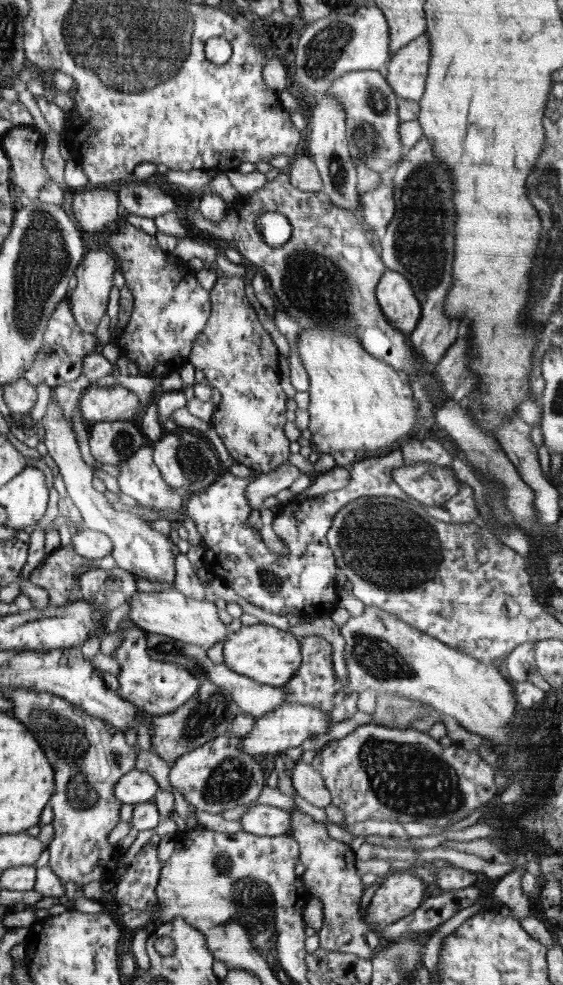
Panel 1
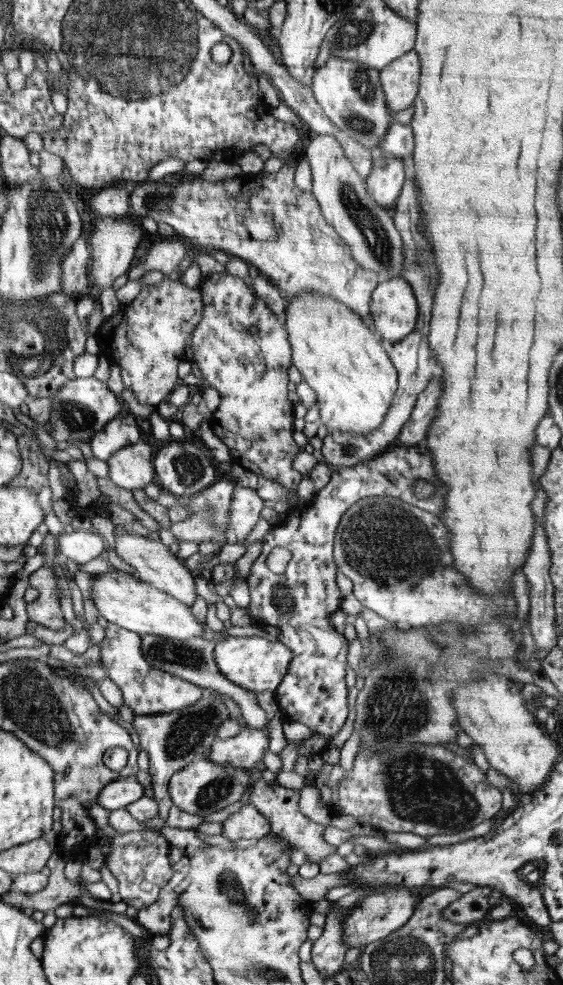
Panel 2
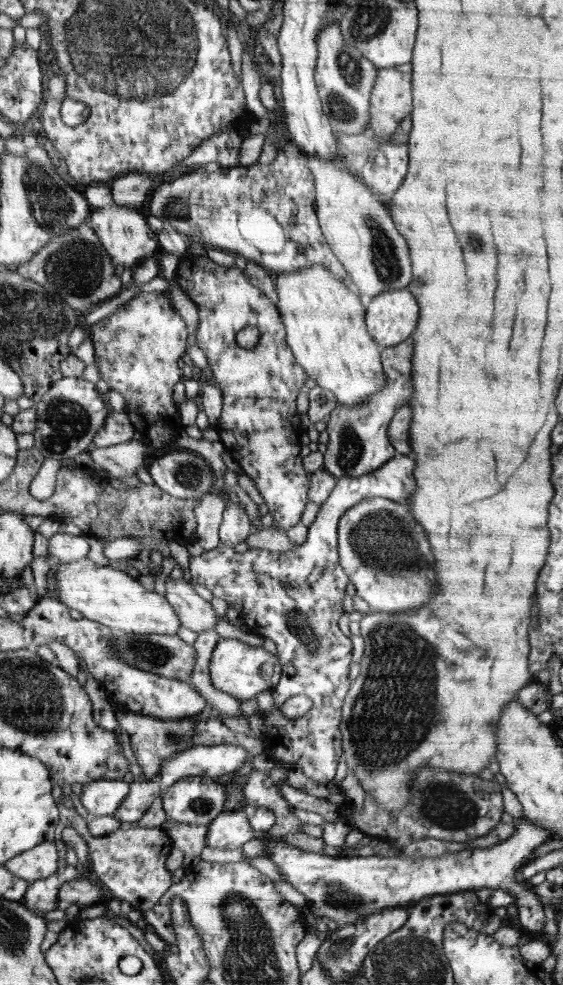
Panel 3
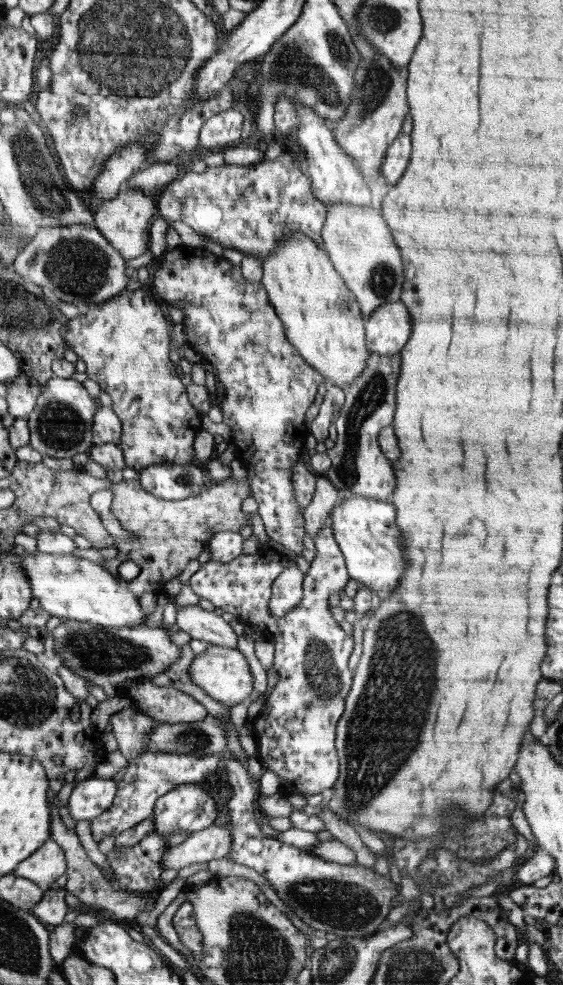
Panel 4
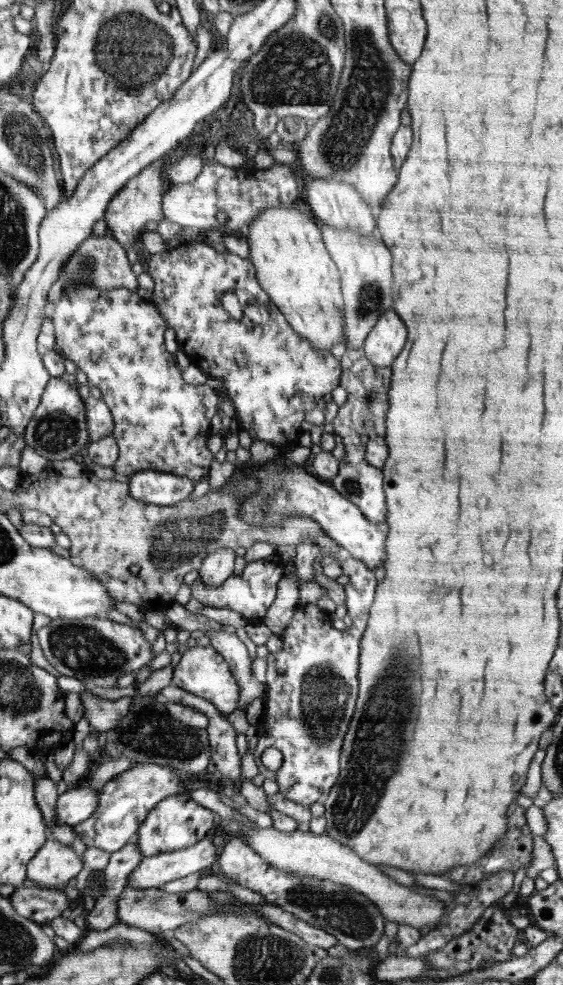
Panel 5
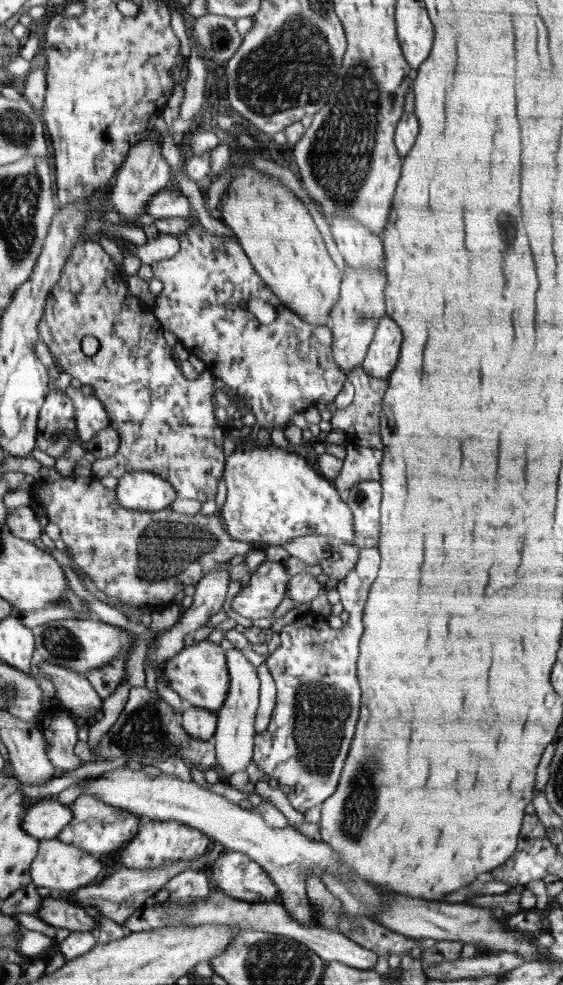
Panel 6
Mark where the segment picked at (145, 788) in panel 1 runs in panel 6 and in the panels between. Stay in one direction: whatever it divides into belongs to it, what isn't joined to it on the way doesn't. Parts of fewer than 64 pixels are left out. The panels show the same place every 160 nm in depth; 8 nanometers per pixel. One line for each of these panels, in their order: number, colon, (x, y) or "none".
2: (117, 794)
3: (102, 797)
4: (91, 797)
5: (74, 806)
6: (46, 819)

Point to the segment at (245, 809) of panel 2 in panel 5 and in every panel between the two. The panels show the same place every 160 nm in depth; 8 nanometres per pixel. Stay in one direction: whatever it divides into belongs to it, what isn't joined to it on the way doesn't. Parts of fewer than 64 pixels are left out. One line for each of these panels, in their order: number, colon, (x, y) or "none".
3: (230, 830)
4: (213, 843)
5: (152, 873)

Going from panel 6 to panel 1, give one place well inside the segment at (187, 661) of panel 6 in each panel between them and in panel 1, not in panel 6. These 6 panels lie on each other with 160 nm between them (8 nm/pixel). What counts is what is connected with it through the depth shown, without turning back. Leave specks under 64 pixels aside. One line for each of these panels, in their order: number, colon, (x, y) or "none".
1: (268, 655)
2: (255, 663)
3: (242, 671)
4: (224, 673)
5: (203, 671)

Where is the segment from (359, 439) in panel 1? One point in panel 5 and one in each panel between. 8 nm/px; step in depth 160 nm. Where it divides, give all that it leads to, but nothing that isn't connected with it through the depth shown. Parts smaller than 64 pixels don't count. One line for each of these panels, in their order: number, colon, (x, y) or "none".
2: (338, 354)
3: (325, 329)
4: (322, 318)
5: (293, 266)

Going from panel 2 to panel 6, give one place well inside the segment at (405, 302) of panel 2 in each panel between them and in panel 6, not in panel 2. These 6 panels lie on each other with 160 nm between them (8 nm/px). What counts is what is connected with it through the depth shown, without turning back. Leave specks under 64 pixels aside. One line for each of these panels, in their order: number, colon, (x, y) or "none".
3: (391, 317)
4: (387, 330)
5: (382, 346)
6: (384, 351)

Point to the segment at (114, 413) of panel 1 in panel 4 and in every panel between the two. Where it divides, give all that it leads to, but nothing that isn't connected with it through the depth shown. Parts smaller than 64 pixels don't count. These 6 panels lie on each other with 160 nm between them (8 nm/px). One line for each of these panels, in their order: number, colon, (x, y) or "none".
2: (83, 406)
3: (72, 411)
4: (61, 426)

